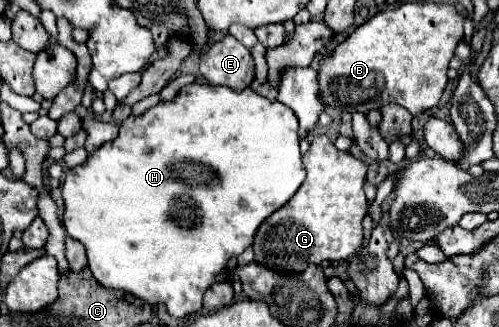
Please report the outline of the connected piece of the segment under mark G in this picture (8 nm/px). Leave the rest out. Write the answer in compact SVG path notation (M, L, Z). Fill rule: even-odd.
M315 136L311 148L303 154L303 166L307 170L307 178L301 184L299 192L283 206L279 212L273 212L257 230L253 240L255 262L283 274L301 274L309 264L321 264L325 260L339 262L351 258L363 244L363 226L361 220L367 212L367 198L363 192L367 166L353 158L349 152L339 152L327 136Z

